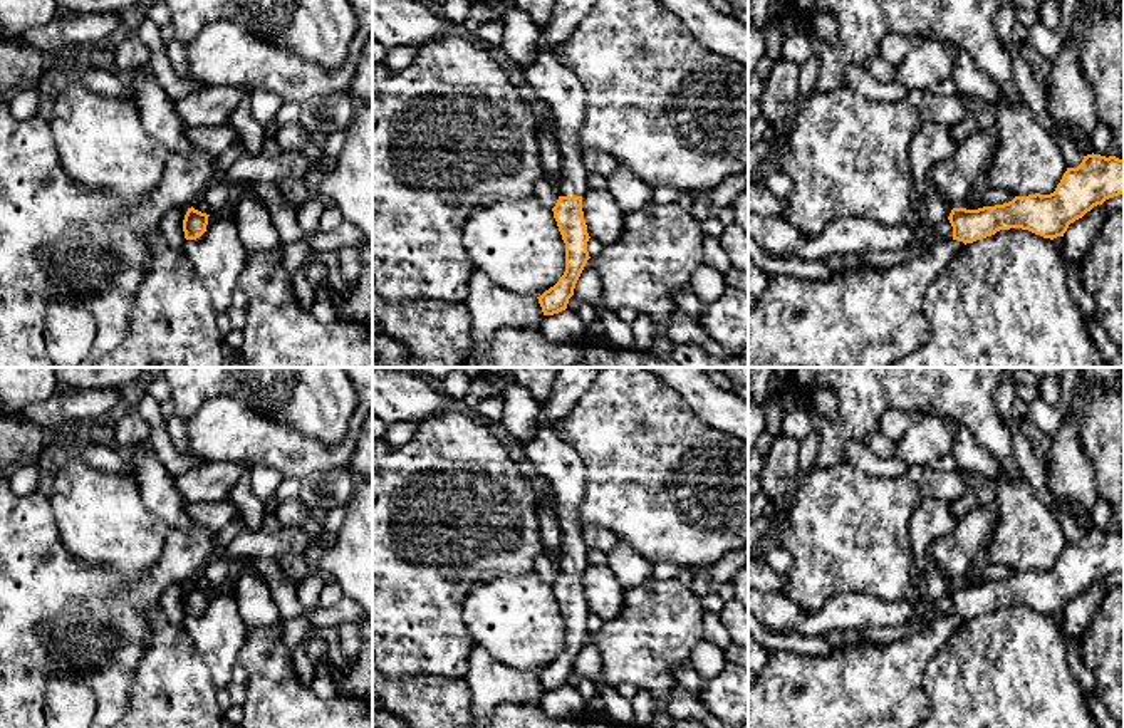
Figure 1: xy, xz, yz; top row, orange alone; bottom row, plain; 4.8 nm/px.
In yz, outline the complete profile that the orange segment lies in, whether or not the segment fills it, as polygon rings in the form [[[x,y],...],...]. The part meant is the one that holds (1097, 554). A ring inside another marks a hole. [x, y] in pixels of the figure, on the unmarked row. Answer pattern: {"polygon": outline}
{"polygon": [[[1087,530],[1077,543],[1067,543],[1050,570],[1015,572],[1012,577],[978,585],[953,584],[950,592],[934,602],[921,602],[911,595],[901,602],[882,602],[872,595],[844,592],[832,595],[819,612],[804,614],[788,597],[773,592],[748,590],[748,611],[768,629],[788,629],[804,637],[819,637],[832,631],[861,631],[871,627],[896,627],[914,621],[928,622],[938,616],[973,619],[1000,606],[1022,604],[1043,614],[1064,612],[1069,601],[1082,594],[1106,575],[1124,570],[1124,535]]]}

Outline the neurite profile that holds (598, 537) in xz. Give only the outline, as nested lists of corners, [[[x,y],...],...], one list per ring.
[[[596,523],[584,525],[582,540],[585,542],[589,550],[596,549],[606,554],[611,552],[612,547],[619,542],[617,535],[612,530]]]

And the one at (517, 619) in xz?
[[[535,570],[476,585],[461,616],[475,644],[513,669],[540,673],[565,647],[565,619],[554,587]]]

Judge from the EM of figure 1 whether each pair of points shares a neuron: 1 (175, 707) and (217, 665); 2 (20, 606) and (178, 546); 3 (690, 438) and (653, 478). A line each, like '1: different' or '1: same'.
1: different
2: same
3: same

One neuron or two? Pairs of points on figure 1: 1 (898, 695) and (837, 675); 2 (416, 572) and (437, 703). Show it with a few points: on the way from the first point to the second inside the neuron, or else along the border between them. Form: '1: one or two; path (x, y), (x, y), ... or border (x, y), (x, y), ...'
1: one; path (883, 695), (858, 695), (853, 690)
2: two; border (393, 676), (443, 675), (462, 680)

